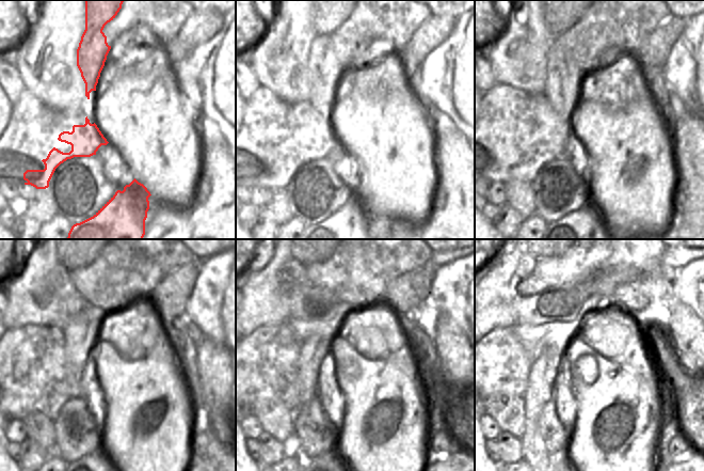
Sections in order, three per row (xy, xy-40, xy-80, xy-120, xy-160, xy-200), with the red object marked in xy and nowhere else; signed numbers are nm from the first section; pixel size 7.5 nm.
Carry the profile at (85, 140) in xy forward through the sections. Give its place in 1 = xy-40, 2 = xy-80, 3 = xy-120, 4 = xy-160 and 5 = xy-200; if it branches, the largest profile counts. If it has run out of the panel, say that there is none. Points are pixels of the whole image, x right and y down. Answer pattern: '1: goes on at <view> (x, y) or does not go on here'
1: goes on at xy-40 (324, 69)
2: goes on at xy-80 (562, 88)
3: goes on at xy-120 (81, 336)
4: goes on at xy-160 (315, 355)
5: goes on at xy-200 (546, 370)

